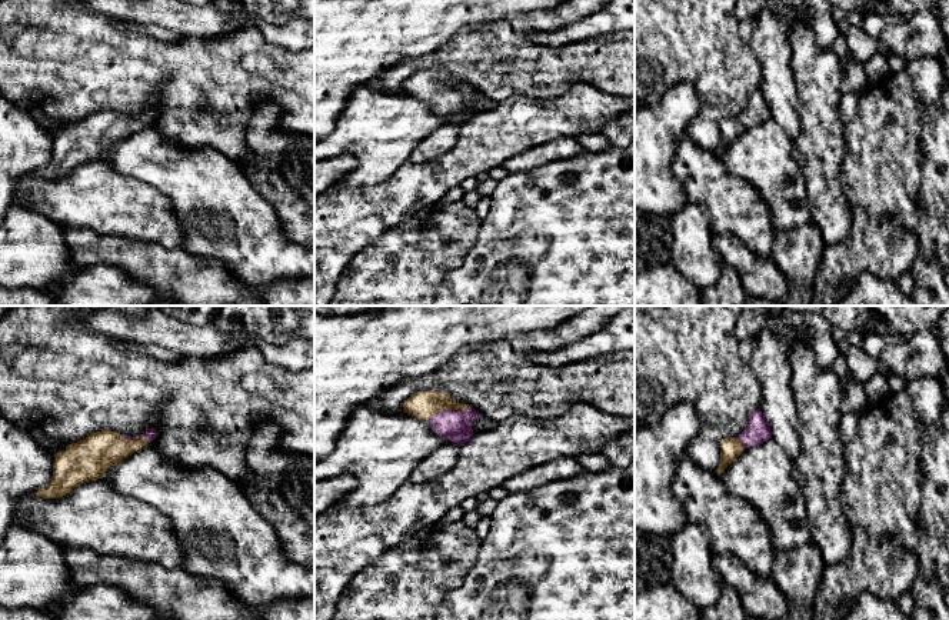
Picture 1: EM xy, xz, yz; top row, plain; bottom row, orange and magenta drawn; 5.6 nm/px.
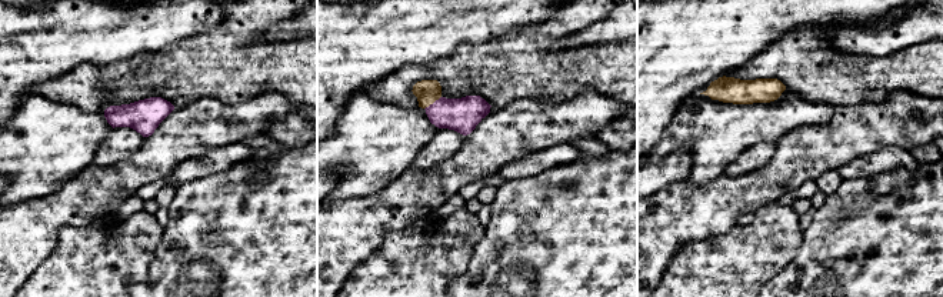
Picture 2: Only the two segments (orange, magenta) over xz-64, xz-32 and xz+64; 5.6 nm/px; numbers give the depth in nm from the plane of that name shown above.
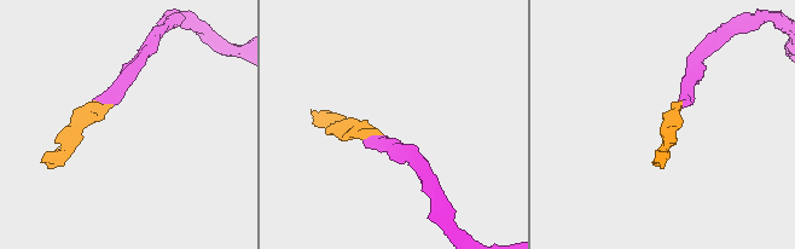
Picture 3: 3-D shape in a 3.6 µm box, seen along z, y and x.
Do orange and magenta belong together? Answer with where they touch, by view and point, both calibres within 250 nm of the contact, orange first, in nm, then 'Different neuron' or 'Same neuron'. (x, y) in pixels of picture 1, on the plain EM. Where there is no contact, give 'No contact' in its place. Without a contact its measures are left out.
Touches orange at xz (448, 89). Thickness 160 nm (orange) against 180 nm. Same neuron

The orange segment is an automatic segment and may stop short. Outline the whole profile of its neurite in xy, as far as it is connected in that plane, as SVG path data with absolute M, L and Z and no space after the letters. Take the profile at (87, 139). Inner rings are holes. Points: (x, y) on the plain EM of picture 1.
M154 109L139 117L101 110L67 124L64 131L54 134L51 161L34 174L43 179L59 179L84 161L103 159L110 146L147 126L156 116Z

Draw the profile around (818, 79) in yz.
M795 19L790 23L789 46L793 53L790 67L795 74L800 116L800 133L792 141L790 154L806 180L812 221L820 229L826 246L833 246L840 243L852 229L852 210L842 191L839 177L846 147L846 124L839 116L840 61L832 49L823 51L818 49L812 23L802 19Z

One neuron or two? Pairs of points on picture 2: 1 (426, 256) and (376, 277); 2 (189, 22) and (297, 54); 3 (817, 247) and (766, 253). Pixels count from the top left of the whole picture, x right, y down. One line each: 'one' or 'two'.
1: one
2: two
3: two

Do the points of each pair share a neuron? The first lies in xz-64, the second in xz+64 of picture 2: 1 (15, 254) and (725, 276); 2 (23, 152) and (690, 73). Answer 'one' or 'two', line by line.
1: two
2: two

